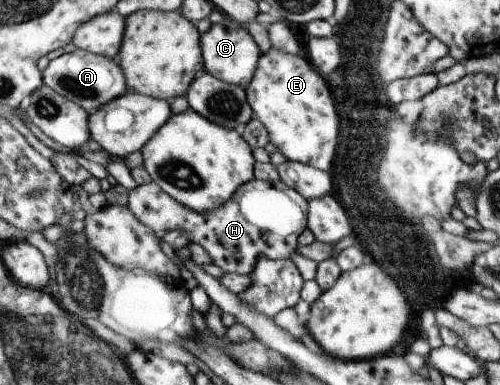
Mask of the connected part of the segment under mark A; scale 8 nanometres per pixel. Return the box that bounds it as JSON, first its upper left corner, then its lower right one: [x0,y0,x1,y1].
[43,48,129,115]

